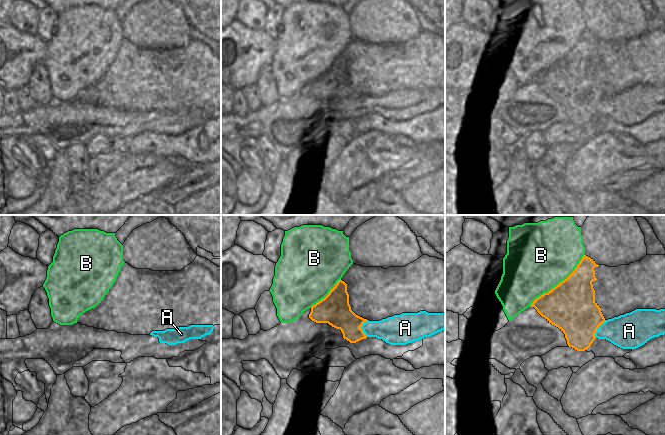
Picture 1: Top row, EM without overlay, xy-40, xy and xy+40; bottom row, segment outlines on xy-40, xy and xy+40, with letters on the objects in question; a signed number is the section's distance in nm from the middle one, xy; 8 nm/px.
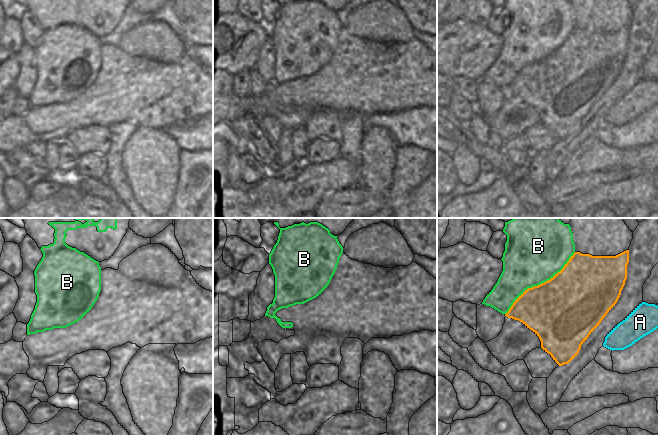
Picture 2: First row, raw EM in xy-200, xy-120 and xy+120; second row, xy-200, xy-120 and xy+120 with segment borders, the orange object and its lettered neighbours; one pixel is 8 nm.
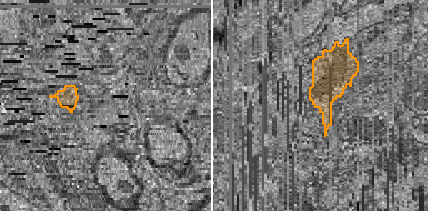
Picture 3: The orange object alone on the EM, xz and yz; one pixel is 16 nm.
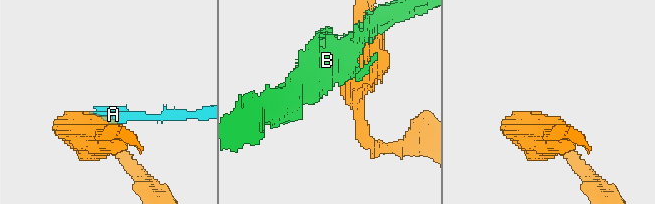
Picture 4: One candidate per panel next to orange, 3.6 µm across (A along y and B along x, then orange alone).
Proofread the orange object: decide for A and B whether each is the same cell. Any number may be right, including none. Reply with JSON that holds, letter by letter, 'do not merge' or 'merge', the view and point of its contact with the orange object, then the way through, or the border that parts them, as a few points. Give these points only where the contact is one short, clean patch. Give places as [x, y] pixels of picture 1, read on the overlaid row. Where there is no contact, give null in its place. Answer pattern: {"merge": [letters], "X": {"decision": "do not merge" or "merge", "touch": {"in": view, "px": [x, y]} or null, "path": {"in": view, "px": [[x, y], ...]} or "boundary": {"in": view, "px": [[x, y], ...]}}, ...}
{"merge": [], "A": {"decision": "do not merge", "touch": {"in": "xy", "px": [360, 328]}, "boundary": {"in": "xy", "px": [[366, 320], [360, 328], [367, 336]]}}, "B": {"decision": "do not merge", "touch": {"in": "xy+40", "px": [559, 283]}}}

